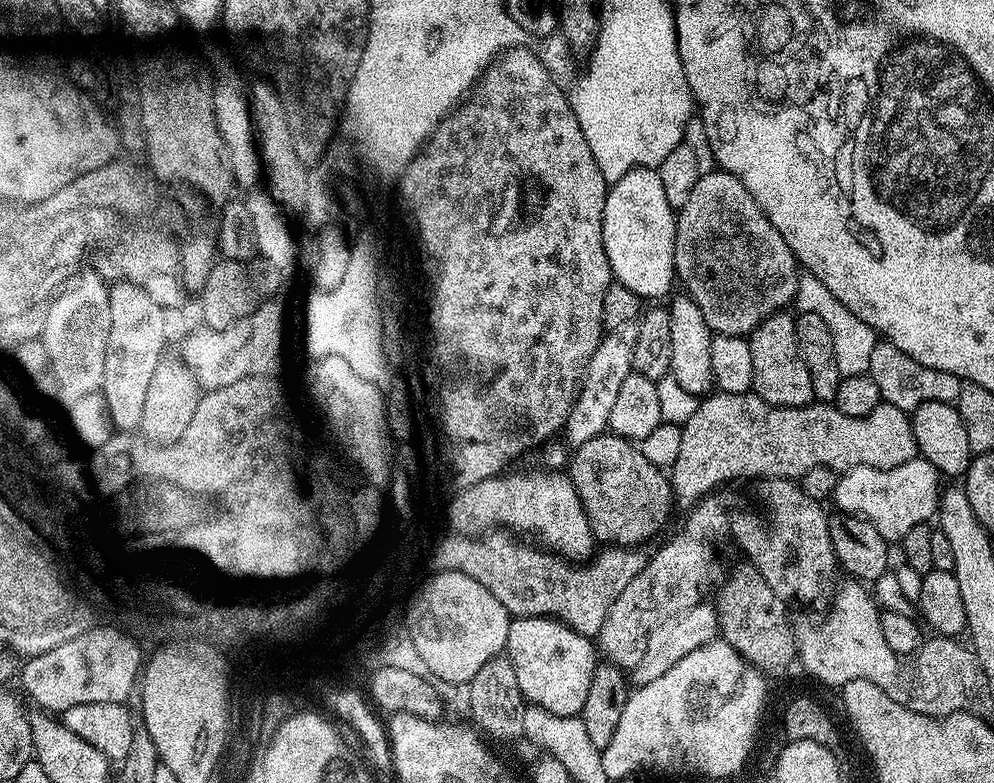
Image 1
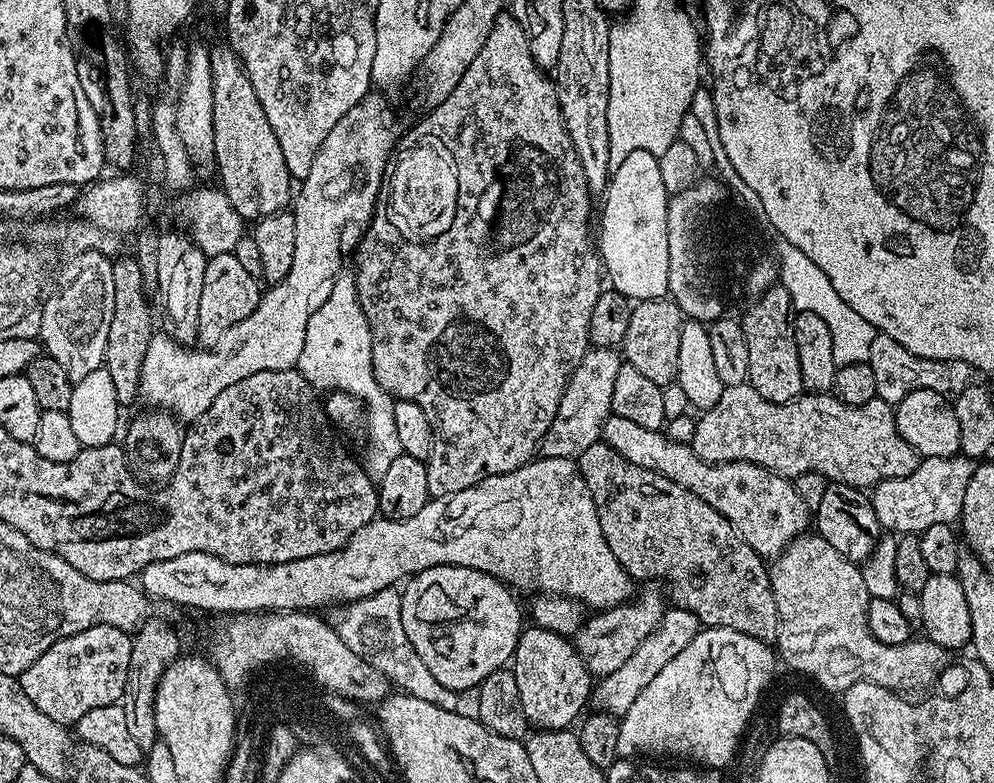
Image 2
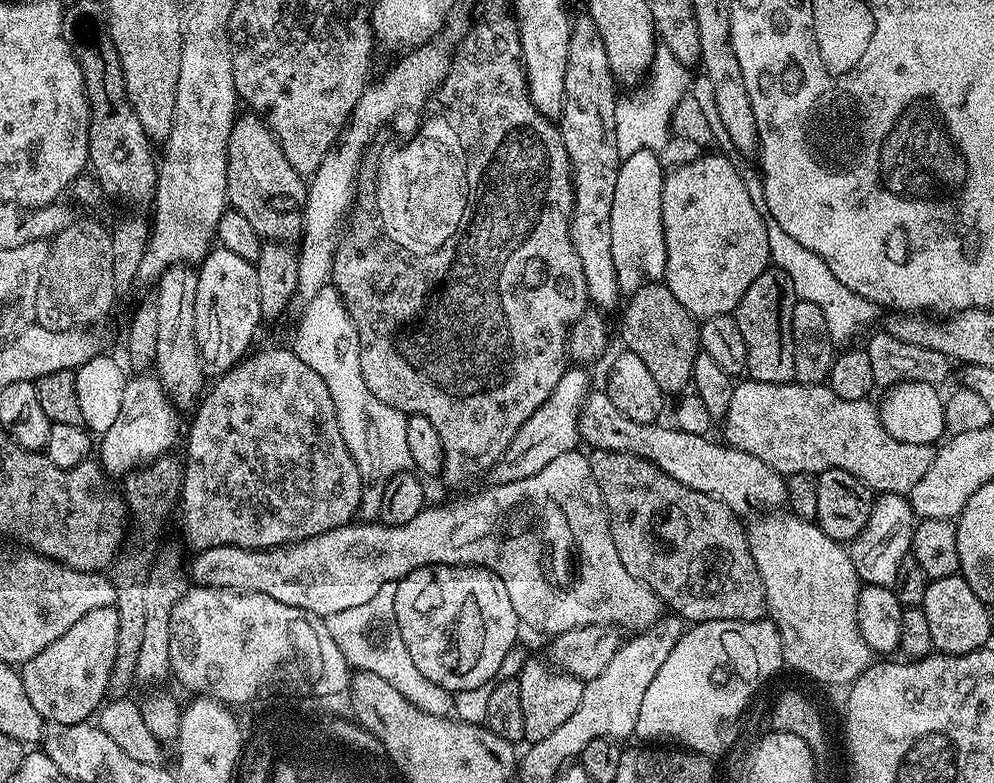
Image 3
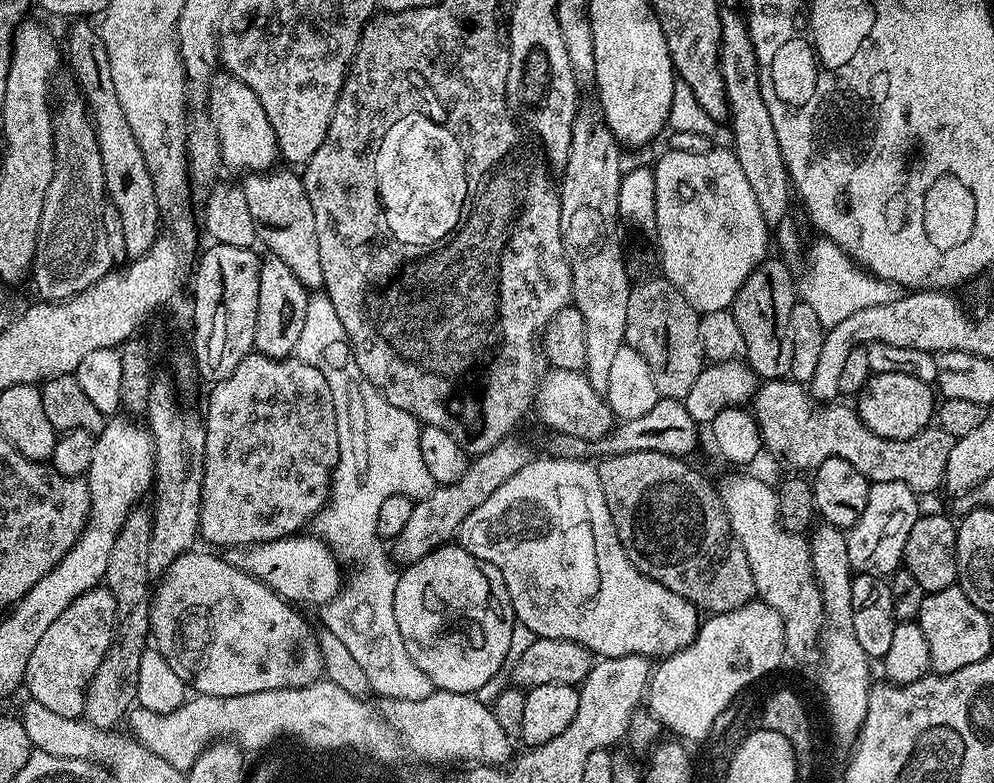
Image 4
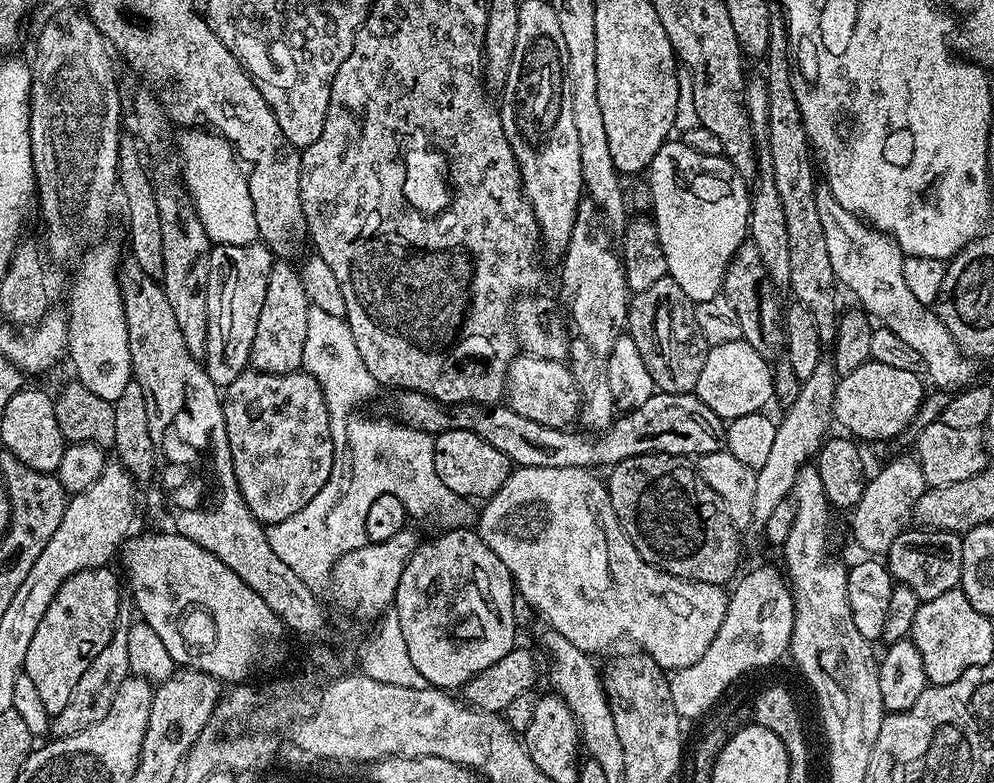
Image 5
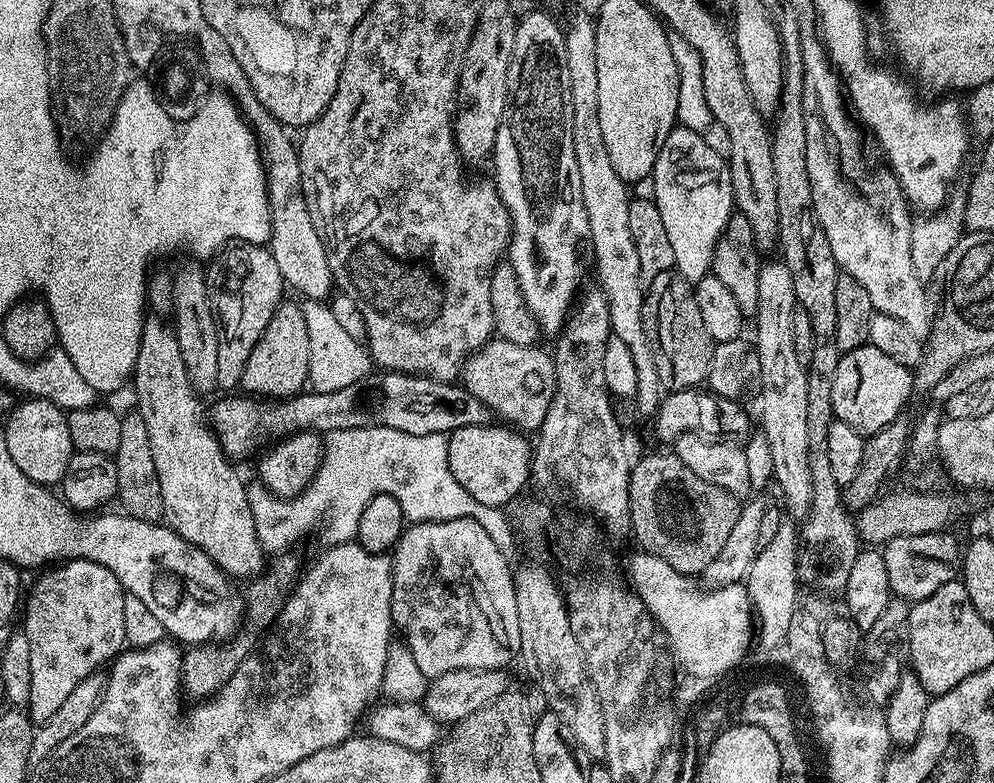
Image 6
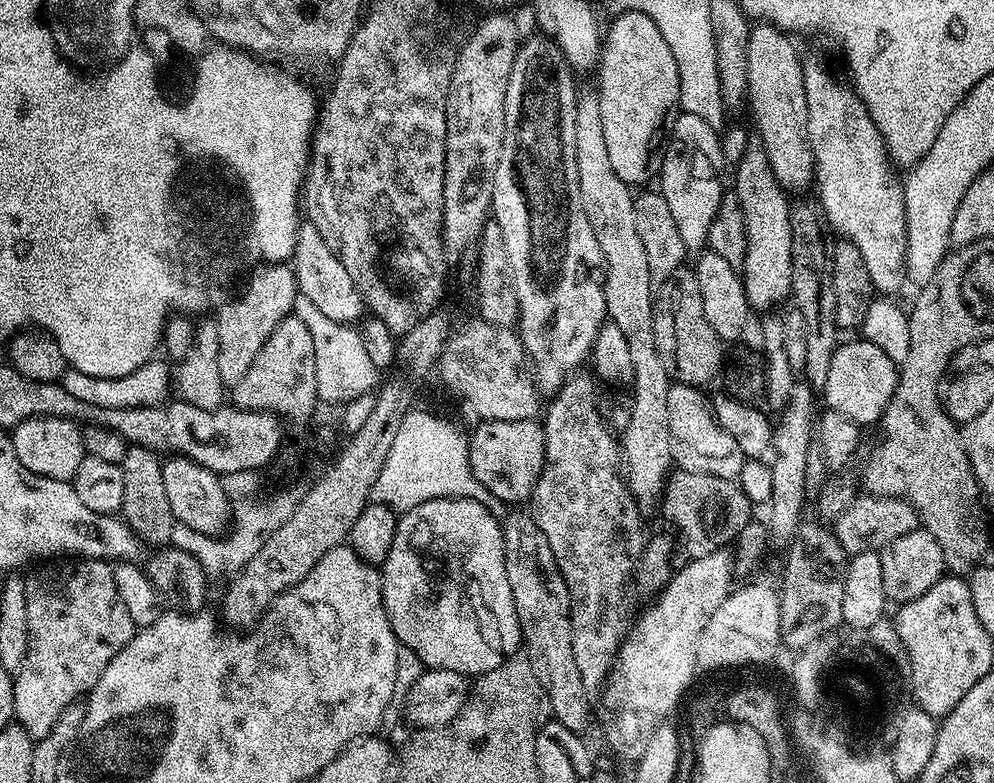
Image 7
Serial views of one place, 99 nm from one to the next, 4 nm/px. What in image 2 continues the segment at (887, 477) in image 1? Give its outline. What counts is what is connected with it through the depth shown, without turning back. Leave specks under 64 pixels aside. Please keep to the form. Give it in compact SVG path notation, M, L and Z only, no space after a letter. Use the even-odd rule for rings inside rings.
M963 454L934 458L926 456L906 478L883 480L871 489L870 499L881 529L892 534L921 533L926 526L955 525L960 519L962 498L974 474L976 464Z

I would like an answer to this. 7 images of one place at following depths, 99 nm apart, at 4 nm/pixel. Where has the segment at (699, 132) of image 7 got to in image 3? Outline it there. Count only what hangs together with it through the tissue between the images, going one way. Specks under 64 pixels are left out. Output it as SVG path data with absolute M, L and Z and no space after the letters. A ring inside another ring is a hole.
M701 154L694 162L671 169L665 175L662 186L662 226L666 238L663 283L667 284L674 298L678 298L678 302L682 302L682 306L686 306L686 310L697 321L735 313L742 294L750 290L750 282L754 282L758 274L769 268L772 255L768 224L761 205L757 201L756 204L739 170L724 156Z

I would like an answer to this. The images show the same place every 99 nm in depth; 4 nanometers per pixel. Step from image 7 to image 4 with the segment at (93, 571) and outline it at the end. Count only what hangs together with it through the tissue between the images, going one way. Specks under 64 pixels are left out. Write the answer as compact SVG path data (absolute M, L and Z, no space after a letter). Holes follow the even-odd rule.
M107 586L94 587L70 602L70 606L50 622L28 659L24 675L27 695L46 706L46 710L54 710L54 714L62 714L68 720L77 719L86 708L88 683L108 655L117 628L116 599Z

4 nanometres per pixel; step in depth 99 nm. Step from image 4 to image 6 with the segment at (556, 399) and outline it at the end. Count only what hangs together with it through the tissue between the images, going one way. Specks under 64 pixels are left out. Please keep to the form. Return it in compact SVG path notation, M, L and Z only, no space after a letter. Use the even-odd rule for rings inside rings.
M493 338L468 357L462 373L462 384L491 413L496 415L497 412L501 421L517 430L538 430L556 393L556 361L549 353L547 356L540 346L527 348Z

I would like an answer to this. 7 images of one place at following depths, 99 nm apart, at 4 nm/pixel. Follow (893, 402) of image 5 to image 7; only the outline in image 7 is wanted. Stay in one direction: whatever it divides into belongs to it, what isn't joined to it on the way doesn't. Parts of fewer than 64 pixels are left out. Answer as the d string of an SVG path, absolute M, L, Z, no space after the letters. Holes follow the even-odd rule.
M863 338L852 340L835 349L830 358L830 374L826 374L826 386L822 390L824 404L846 414L855 424L867 426L881 419L896 389L897 361L886 358L878 346Z

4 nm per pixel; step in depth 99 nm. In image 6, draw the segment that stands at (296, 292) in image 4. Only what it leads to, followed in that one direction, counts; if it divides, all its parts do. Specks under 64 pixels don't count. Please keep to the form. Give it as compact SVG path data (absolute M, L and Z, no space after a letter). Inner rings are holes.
M282 302L276 307L266 330L262 330L262 338L258 338L254 350L250 350L250 358L246 358L246 370L242 370L240 379L240 388L245 393L255 394L260 398L291 398L305 391L306 385L309 383L310 333L306 330L306 318L302 314L300 304L288 303Z

